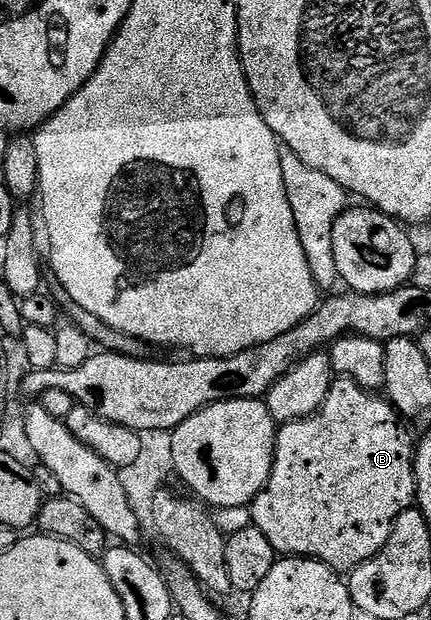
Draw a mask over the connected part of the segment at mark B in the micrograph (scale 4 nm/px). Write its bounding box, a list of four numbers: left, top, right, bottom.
[249,380,415,571]

